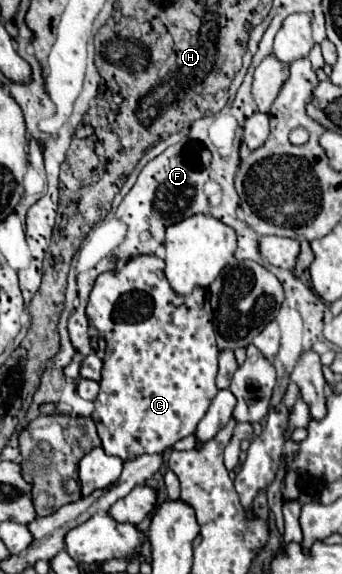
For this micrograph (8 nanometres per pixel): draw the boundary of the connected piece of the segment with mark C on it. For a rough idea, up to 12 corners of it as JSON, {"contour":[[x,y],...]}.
{"contour":[[138,255],[96,279],[94,423],[130,461],[218,393],[208,291]]}

